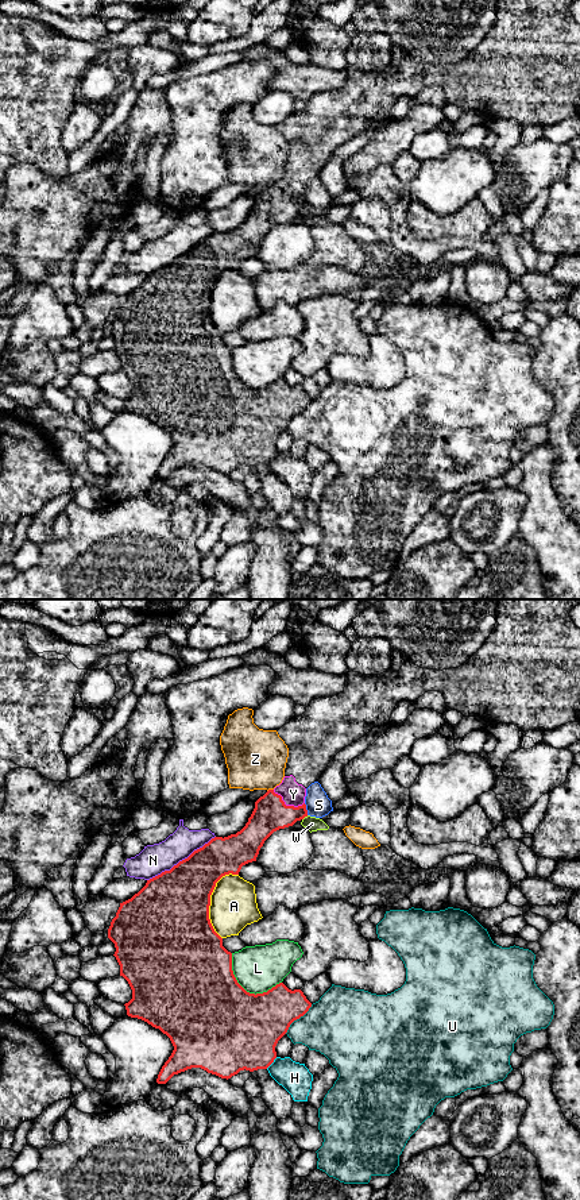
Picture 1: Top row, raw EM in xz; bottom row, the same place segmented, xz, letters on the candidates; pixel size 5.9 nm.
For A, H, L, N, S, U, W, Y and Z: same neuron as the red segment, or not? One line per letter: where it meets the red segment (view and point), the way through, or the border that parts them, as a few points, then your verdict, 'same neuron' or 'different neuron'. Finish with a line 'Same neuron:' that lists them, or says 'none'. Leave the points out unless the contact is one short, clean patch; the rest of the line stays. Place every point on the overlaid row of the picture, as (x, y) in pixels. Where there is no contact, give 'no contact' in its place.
A: xz (209, 903) | different neuron
H: xz (271, 1062) | different neuron
L: xz (244, 990) | different neuron
N: xz (182, 860) | different neuron
S: xz (305, 809) | along xz (304, 803), (308, 814) | different neuron
U: xz (297, 1018) | different neuron
W: xz (305, 815) | along xz (308, 815), (302, 820) | different neuron
Y: xz (287, 806) | across xz (270, 814), (279, 807), (287, 806), (287, 799), (293, 794) | same neuron
Z: xz (270, 790) | along xz (273, 788), (267, 791) | different neuron
Same neuron: Y

